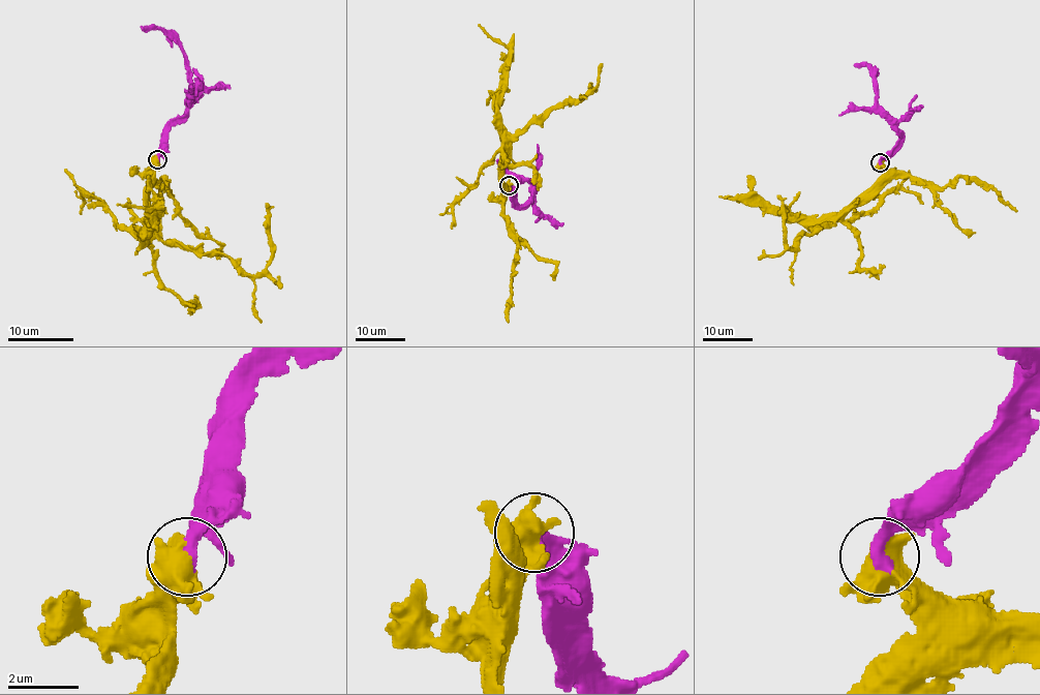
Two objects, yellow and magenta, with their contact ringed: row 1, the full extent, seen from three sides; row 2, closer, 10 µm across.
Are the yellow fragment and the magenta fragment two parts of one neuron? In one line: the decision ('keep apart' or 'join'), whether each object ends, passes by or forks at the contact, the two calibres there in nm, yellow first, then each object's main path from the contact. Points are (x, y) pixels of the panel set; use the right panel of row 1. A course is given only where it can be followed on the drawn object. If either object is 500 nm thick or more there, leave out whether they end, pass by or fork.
join; calibres 550 and 460 nm; course yellow (880, 163), (884, 174), (832, 223), (803, 234), (794, 249), (786, 245), (783, 200), (777, 195); course magenta (880, 163), (900, 136), (878, 103), (873, 71), (866, 65), (854, 64)

